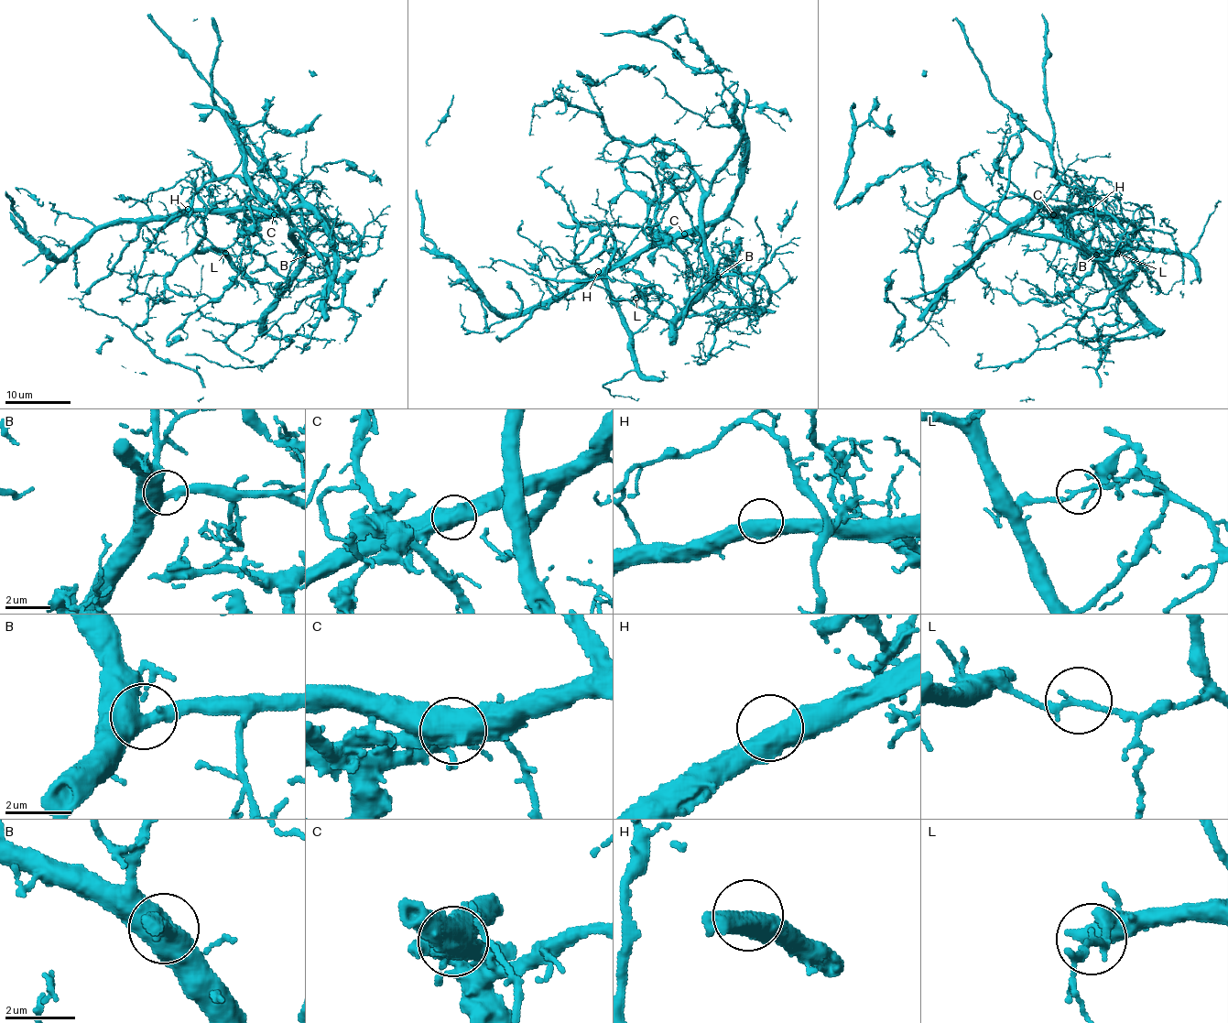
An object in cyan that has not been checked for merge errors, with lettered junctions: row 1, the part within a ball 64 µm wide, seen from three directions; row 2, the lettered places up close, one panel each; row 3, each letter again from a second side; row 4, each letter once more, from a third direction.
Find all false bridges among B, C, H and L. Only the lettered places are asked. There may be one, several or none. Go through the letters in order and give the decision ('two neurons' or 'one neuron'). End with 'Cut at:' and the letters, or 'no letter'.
B: one neuron
C: two neurons
H: one neuron
L: two neurons
Cut at: C, L

